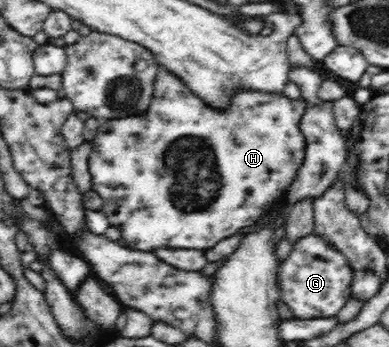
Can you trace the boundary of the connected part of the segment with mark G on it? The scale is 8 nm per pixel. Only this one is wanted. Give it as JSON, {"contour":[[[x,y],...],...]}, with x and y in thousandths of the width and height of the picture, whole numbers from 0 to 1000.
{"contour":[[[807,669],[763,689],[735,749],[725,752],[715,787],[715,816],[725,830],[722,867],[769,919],[864,914],[866,902],[902,859],[902,818],[910,775],[889,741],[848,700]]]}

